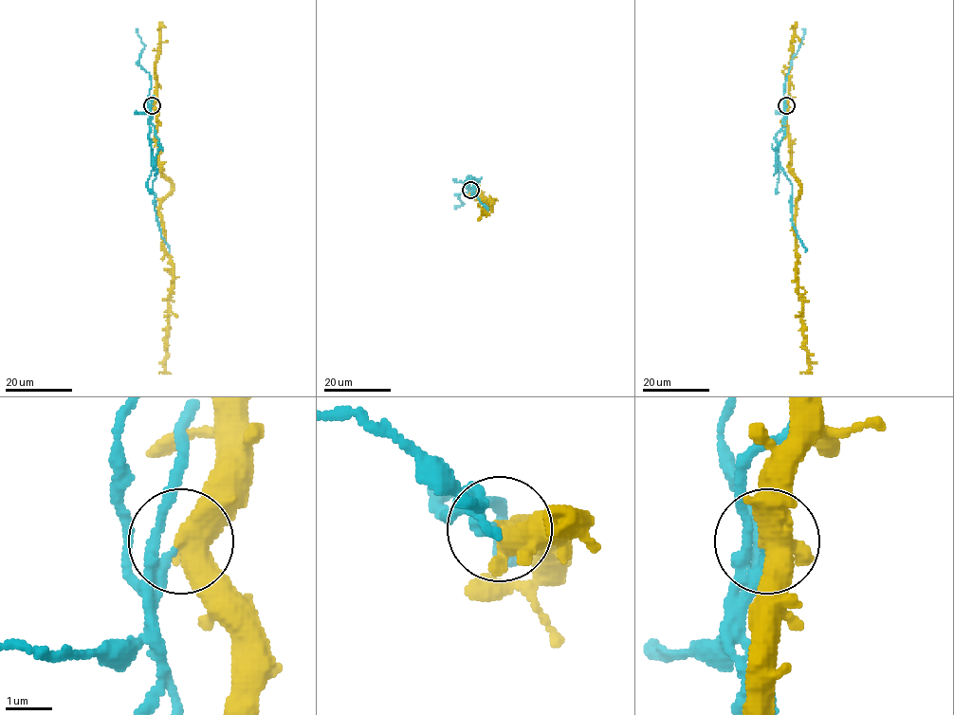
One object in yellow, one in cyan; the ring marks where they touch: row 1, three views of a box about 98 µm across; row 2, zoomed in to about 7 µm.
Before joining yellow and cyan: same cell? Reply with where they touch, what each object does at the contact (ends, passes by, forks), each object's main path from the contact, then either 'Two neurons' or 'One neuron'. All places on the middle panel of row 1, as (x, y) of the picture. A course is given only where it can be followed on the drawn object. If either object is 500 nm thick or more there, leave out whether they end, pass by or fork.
Place: (470, 190). Course of yellow: (470, 190), (476, 190), (490, 203), (485, 203), (478, 199), (491, 201), (483, 212), (477, 204). Course of cyan: (470, 190), (467, 187), (467, 178), (475, 188), (470, 194), (479, 198), (488, 209). Two neurons

